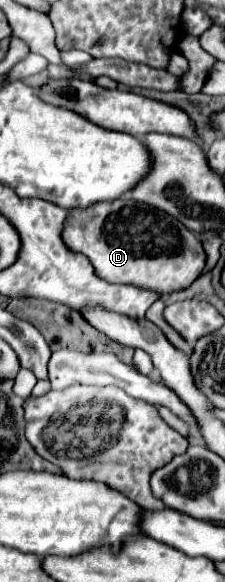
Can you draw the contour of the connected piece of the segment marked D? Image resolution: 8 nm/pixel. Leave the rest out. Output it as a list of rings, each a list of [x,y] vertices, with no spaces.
[[[121,197],[119,201],[101,201],[99,205],[89,205],[87,209],[69,209],[61,237],[67,249],[89,259],[95,275],[99,275],[101,279],[109,283],[127,283],[153,289],[163,295],[187,289],[199,277],[205,265],[205,251],[201,247],[201,241],[183,223],[179,223],[165,211],[125,197]]]

